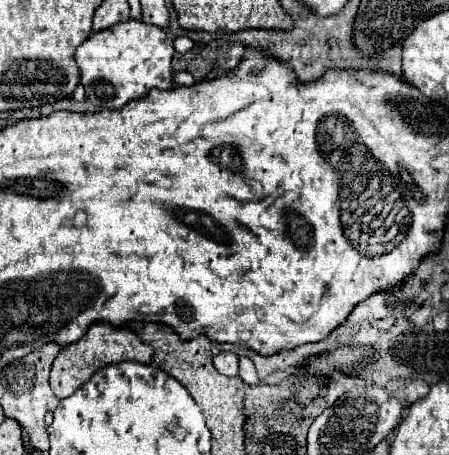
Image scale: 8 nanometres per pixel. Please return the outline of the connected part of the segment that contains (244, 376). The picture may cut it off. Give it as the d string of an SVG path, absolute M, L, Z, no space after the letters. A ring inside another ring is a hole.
M240 357L240 371L238 371L238 377L240 377L246 385L256 385L256 383L258 383L256 368L248 357Z

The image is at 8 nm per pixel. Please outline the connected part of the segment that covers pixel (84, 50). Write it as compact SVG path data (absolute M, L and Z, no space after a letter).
M128 19L110 29L92 33L78 49L76 63L82 71L86 97L100 109L120 109L132 99L140 99L150 89L172 89L172 39L160 27Z

